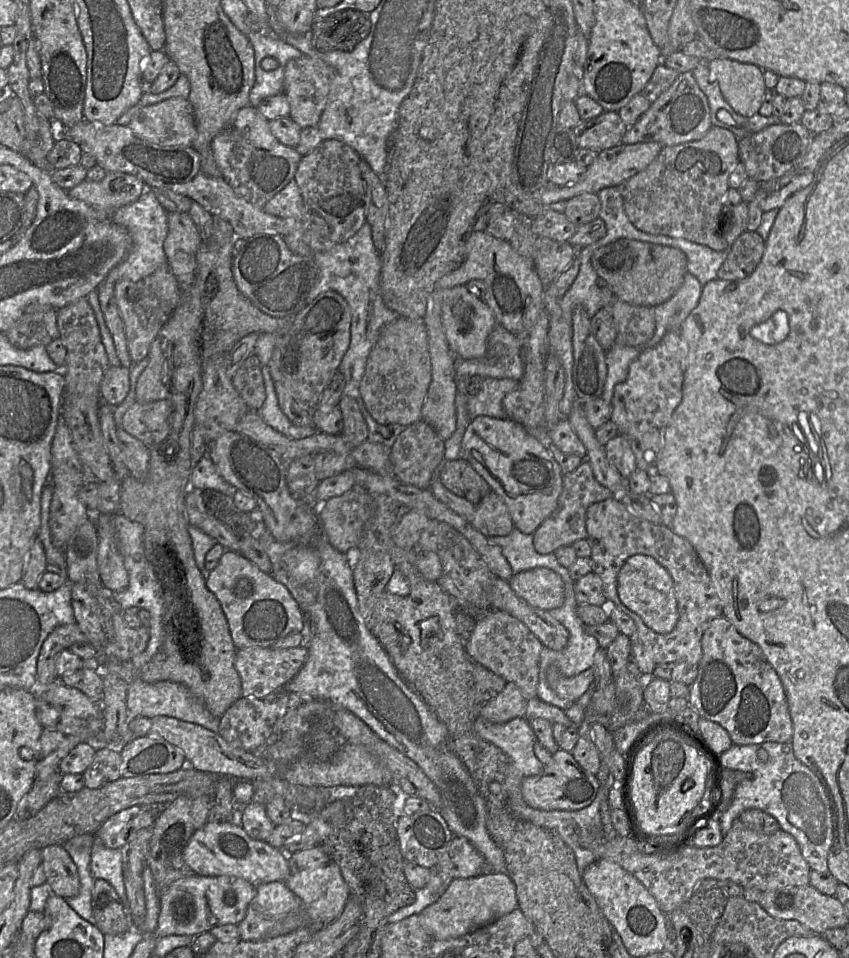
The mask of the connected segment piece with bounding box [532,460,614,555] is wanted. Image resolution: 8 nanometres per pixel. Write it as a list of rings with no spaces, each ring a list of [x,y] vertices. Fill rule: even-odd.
[[[583,460],[574,471],[563,474],[563,488],[556,509],[532,535],[535,550],[541,555],[552,554],[561,547],[571,546],[578,540],[587,539],[588,507],[609,498],[614,498],[614,494],[597,481],[588,461]]]

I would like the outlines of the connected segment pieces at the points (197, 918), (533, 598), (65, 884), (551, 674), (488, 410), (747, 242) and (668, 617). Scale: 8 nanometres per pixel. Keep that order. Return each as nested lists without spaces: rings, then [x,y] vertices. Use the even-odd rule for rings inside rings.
[[[194,874],[173,882],[159,891],[160,913],[154,932],[157,938],[168,935],[197,936],[222,924],[238,925],[247,914],[256,895],[256,886],[234,876],[201,876]]]
[[[548,568],[515,573],[508,582],[520,599],[535,608],[551,611],[564,603],[563,580],[559,574]]]
[[[48,845],[41,851],[46,882],[53,894],[68,898],[79,893],[80,880],[76,864],[62,845]]]
[[[594,665],[571,678],[564,676],[557,667],[550,666],[546,679],[549,687],[559,698],[574,703],[594,682]]]
[[[484,378],[480,391],[469,397],[467,407],[471,419],[477,416],[490,416],[508,419],[502,406],[506,394],[514,390],[518,381],[507,378]]]
[[[744,231],[734,241],[718,270],[717,278],[741,280],[749,276],[759,264],[764,248],[765,241],[756,231]]]
[[[637,554],[626,560],[618,573],[617,593],[620,601],[654,632],[668,634],[675,629],[679,612],[673,581],[666,569],[652,557]]]

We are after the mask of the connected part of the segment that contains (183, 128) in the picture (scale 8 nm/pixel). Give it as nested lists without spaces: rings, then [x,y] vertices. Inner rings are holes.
[[[171,97],[143,106],[131,119],[128,127],[138,138],[162,147],[192,147],[197,137],[192,105],[183,97]]]

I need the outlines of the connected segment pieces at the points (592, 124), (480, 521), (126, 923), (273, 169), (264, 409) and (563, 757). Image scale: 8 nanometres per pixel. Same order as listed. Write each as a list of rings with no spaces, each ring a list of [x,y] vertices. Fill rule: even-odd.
[[[603,111],[599,116],[581,120],[574,129],[579,148],[589,148],[598,153],[622,143],[628,126],[618,112]]]
[[[438,473],[431,481],[430,490],[436,499],[486,537],[507,536],[515,528],[505,503],[493,491],[489,491],[479,503],[473,504],[445,488]]]
[[[95,878],[92,890],[92,910],[95,926],[104,934],[119,935],[133,925],[128,908],[113,886],[100,878]]]
[[[250,105],[240,109],[232,123],[213,139],[211,149],[221,176],[237,195],[260,209],[294,180],[302,158],[295,148],[281,144],[273,136],[269,121]]]
[[[261,365],[261,371],[264,378],[266,399],[258,413],[263,421],[272,429],[294,440],[305,439],[319,432],[314,426],[297,426],[290,421],[279,406],[275,386],[268,368]]]
[[[561,748],[552,754],[547,765],[538,775],[525,777],[521,781],[521,794],[531,808],[552,811],[575,811],[590,805],[597,795],[599,783],[595,775],[582,768],[570,752]]]

